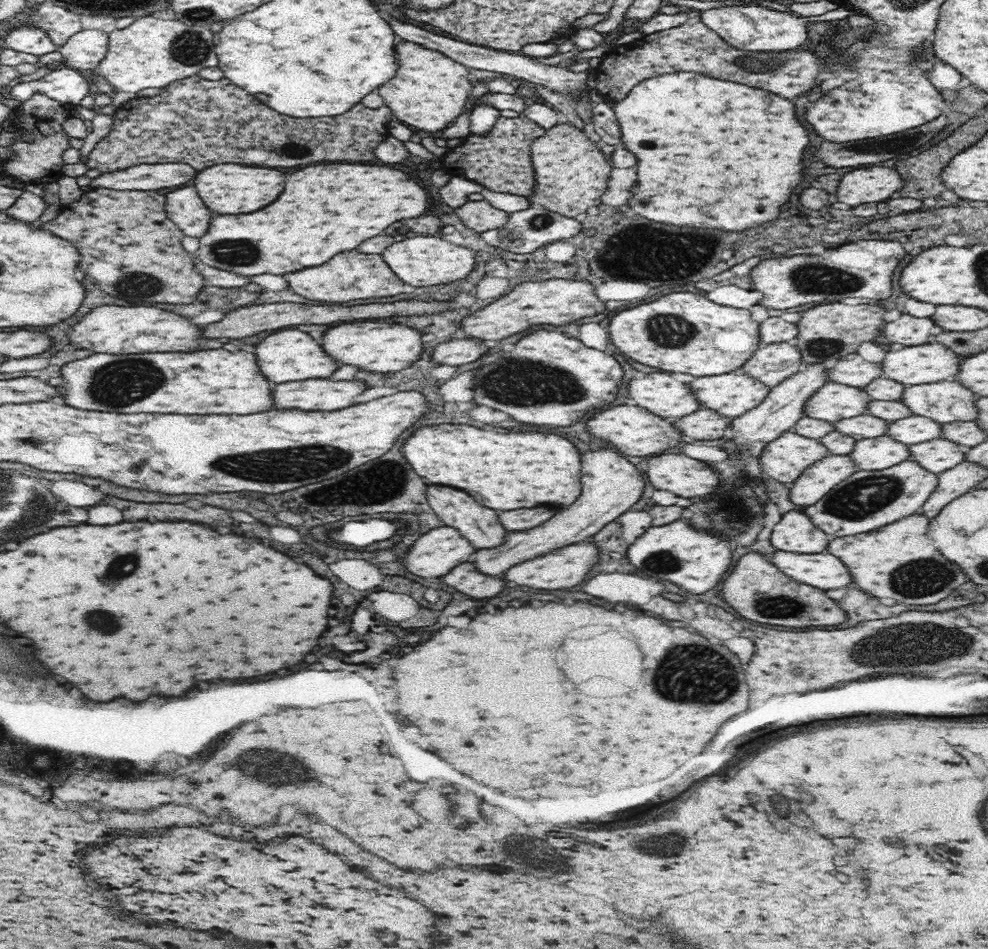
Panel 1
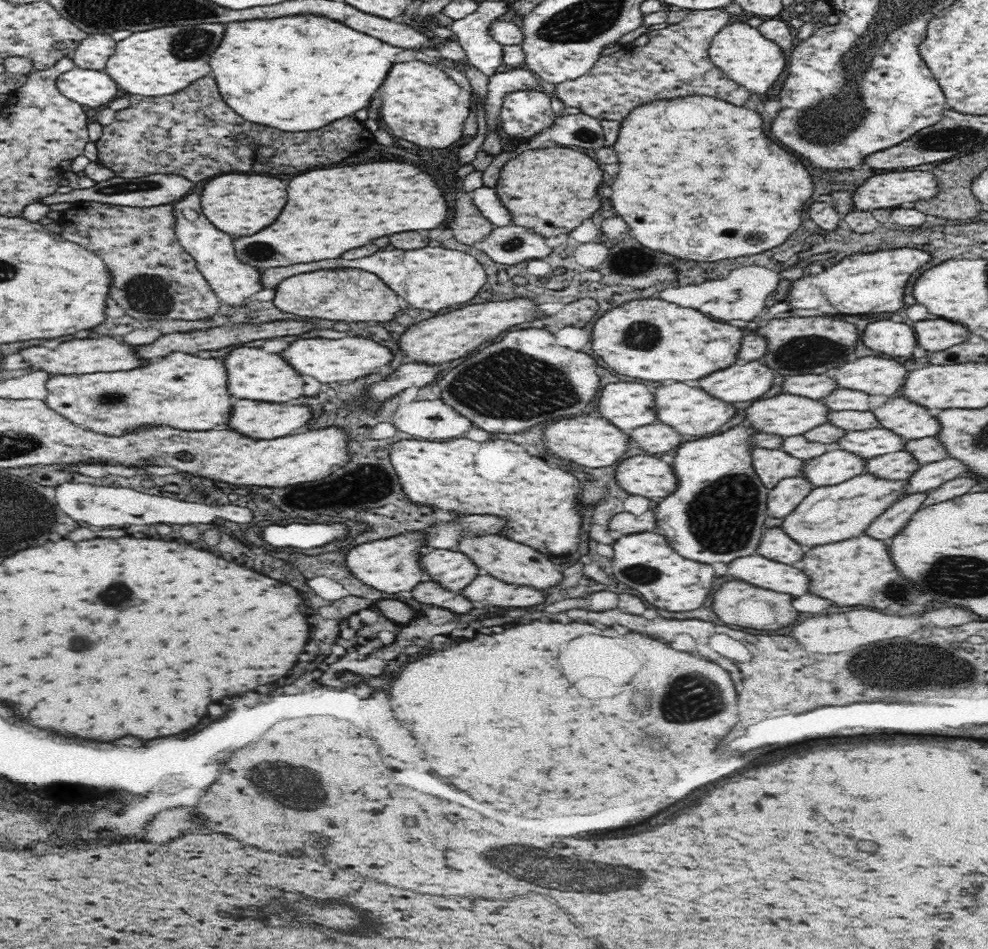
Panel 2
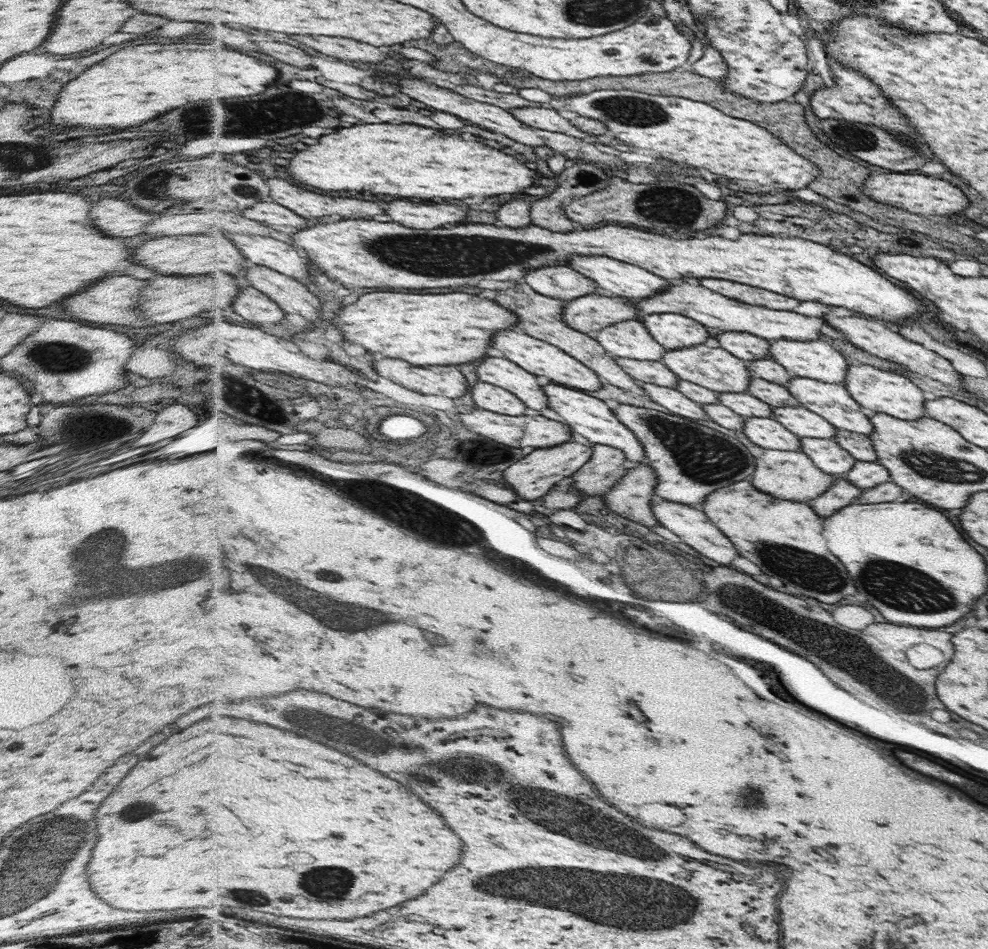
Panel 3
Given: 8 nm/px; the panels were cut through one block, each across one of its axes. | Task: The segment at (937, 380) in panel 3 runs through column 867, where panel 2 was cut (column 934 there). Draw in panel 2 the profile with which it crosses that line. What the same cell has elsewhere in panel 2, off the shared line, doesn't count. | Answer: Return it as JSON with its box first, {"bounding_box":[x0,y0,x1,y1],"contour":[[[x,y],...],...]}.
{"bounding_box":[914,317,970,354],"contour":[[[940,317],[936,320],[918,322],[914,324],[914,330],[916,330],[917,344],[930,354],[968,341],[970,334],[966,325],[954,324]]]}

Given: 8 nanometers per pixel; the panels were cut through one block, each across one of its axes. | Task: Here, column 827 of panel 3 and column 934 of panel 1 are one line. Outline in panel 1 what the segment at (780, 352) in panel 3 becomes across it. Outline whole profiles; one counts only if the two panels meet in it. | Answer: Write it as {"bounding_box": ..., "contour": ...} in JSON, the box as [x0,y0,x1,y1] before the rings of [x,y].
{"bounding_box":[882,344,966,386],"contour":[[[922,344],[920,346],[893,347],[885,354],[882,376],[896,380],[904,386],[915,384],[937,383],[940,381],[954,380],[960,372],[961,365],[966,358],[953,352],[944,344]]]}

